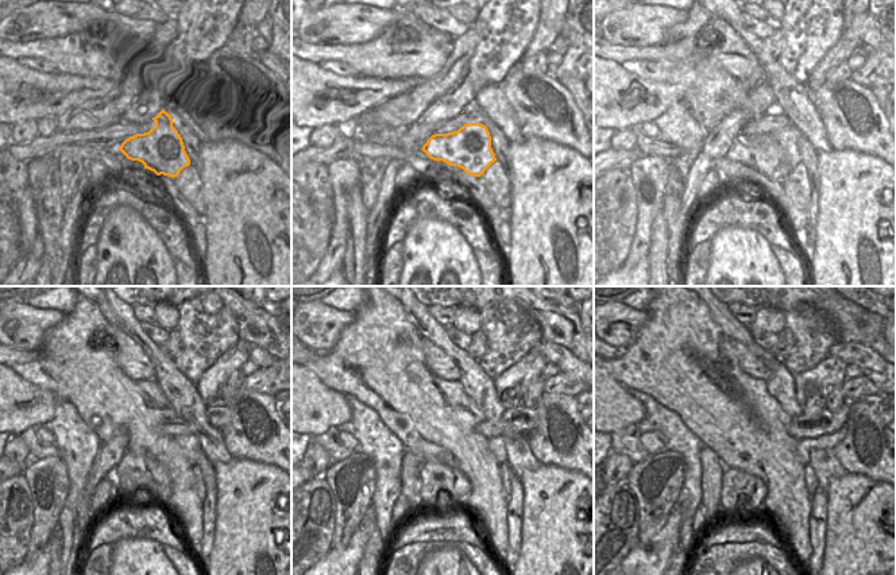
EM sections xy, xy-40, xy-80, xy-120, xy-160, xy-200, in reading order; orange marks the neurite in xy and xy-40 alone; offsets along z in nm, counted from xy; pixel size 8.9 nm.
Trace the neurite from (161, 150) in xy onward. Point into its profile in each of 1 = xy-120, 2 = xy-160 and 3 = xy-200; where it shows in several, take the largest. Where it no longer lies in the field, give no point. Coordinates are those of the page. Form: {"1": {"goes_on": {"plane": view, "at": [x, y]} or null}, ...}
{"1": {"goes_on": {"plane": "xy-120", "at": [135, 471]}}, "2": {"goes_on": {"plane": "xy-160", "at": [437, 479]}}, "3": {"goes_on": {"plane": "xy-200", "at": [742, 493]}}}

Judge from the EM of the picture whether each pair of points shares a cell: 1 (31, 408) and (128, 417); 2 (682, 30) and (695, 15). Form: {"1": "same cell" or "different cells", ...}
{"1": "different cells", "2": "same cell"}

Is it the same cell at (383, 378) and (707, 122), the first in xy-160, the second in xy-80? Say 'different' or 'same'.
same

